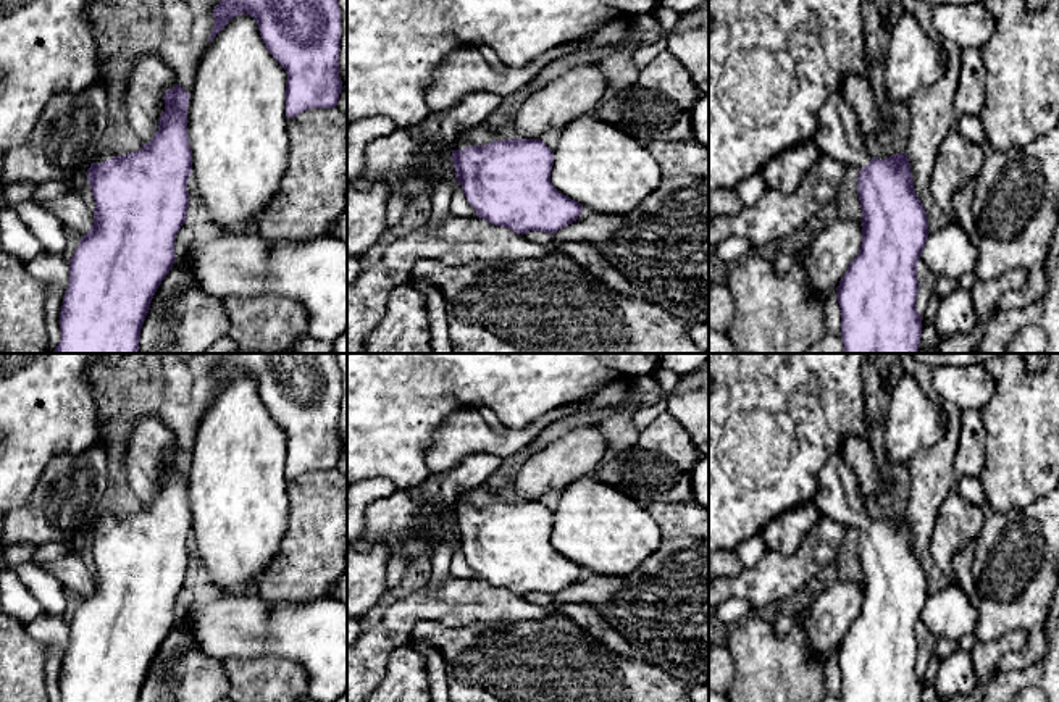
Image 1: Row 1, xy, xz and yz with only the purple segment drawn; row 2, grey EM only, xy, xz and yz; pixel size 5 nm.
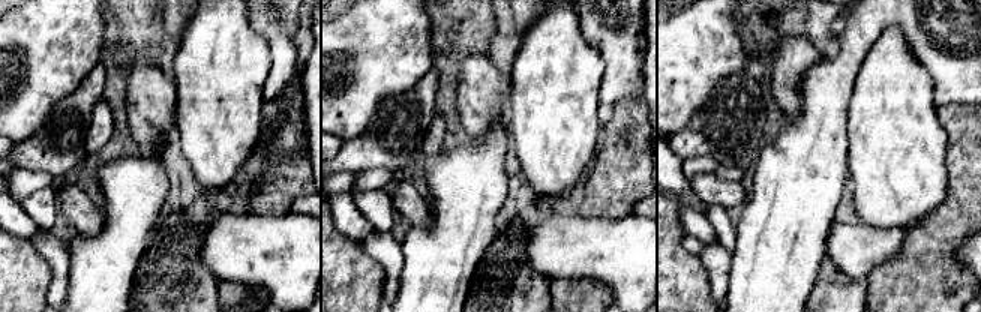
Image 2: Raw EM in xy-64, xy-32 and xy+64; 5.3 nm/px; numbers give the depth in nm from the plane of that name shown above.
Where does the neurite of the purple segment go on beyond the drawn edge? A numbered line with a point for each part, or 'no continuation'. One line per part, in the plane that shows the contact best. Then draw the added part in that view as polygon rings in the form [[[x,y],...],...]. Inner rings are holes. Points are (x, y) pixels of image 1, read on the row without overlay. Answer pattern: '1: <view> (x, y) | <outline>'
1: xy (99, 518) | [[[111,512],[97,513],[97,515],[92,515],[92,524],[103,524],[111,518],[115,518]]]

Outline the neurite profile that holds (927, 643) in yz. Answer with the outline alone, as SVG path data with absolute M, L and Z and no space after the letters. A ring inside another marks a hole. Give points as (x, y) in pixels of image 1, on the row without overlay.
M920 620L917 625L917 642L919 642L919 657L915 662L917 675L922 678L923 671L928 668L930 657L936 649L938 639L927 629Z

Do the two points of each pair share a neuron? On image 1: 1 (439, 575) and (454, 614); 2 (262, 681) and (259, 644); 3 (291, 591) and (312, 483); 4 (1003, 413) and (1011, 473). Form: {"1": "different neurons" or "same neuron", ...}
{"1": "different neurons", "2": "different neurons", "3": "same neuron", "4": "same neuron"}

